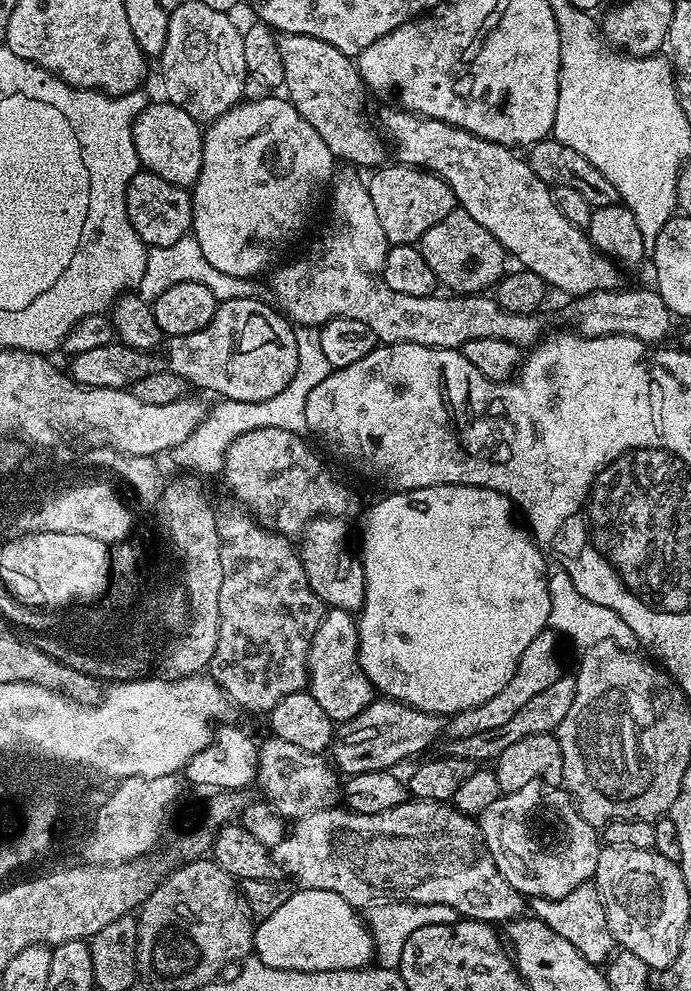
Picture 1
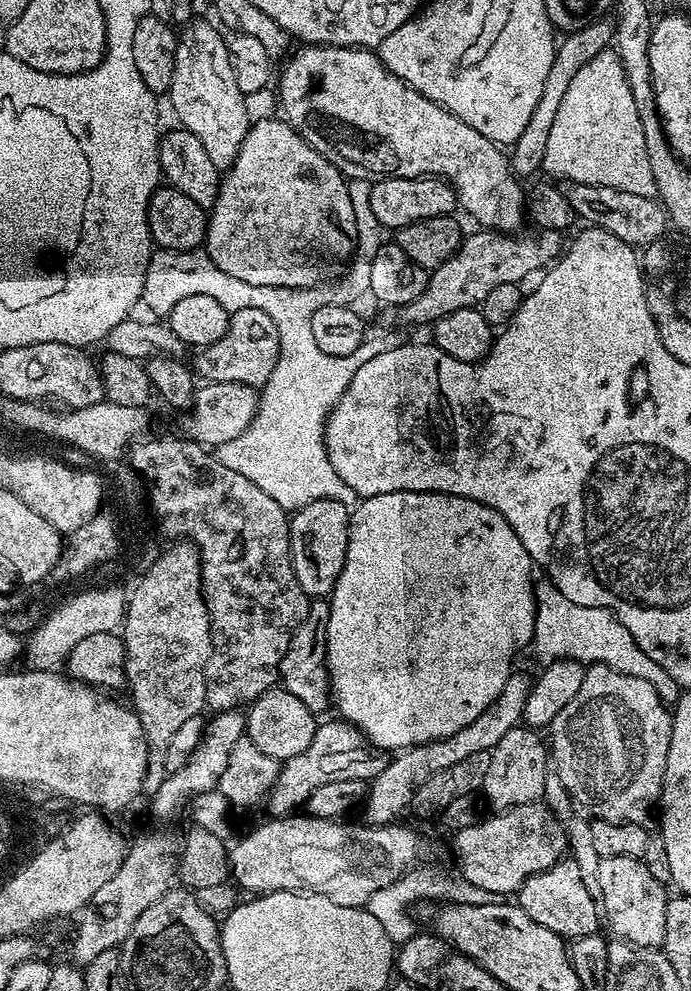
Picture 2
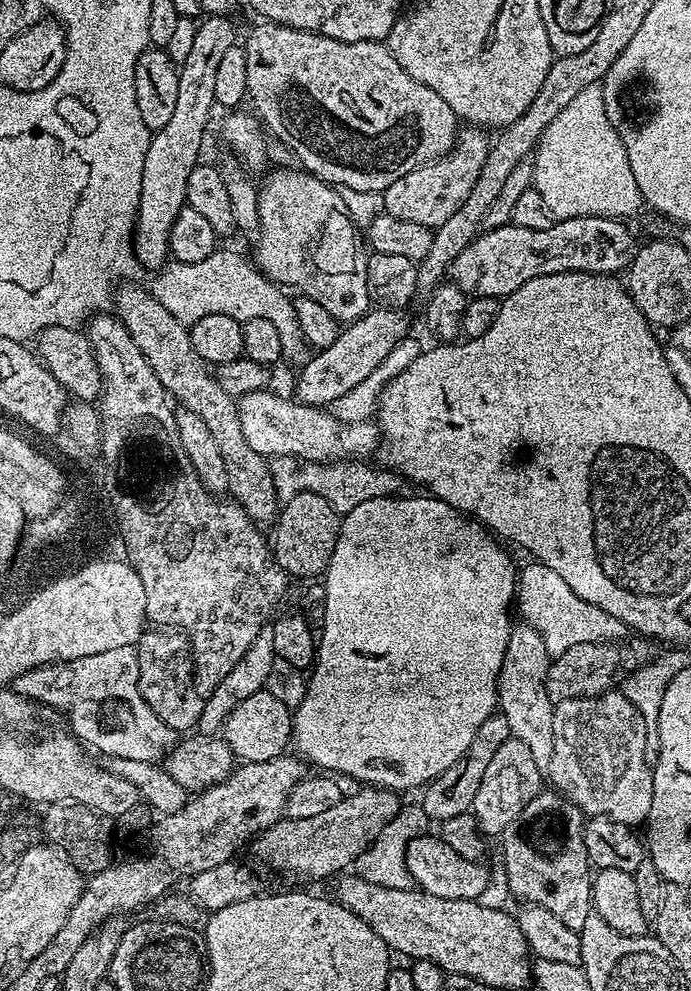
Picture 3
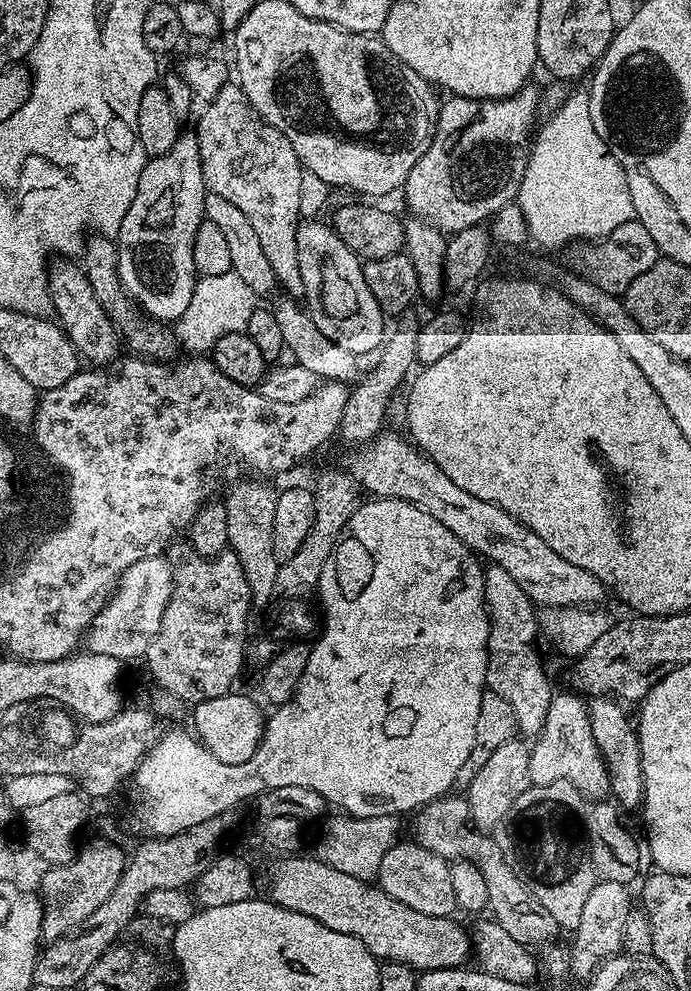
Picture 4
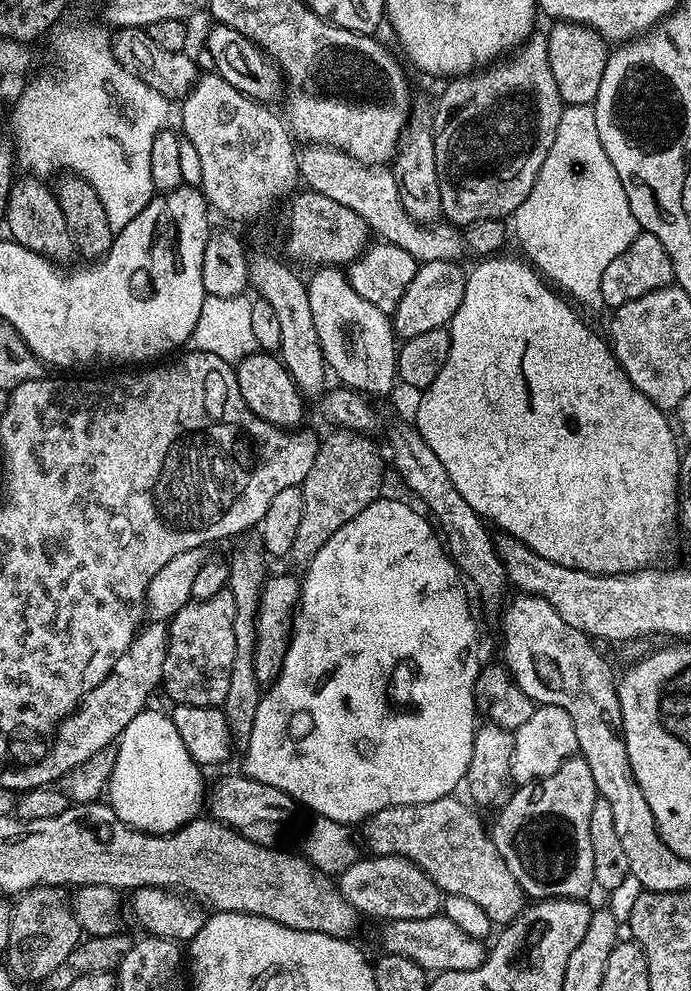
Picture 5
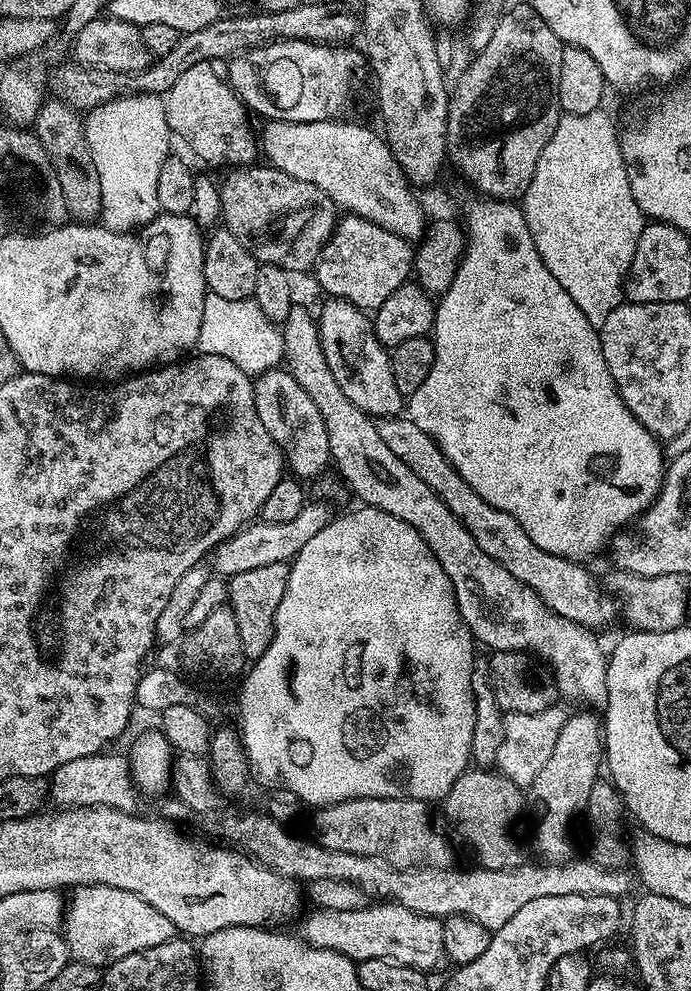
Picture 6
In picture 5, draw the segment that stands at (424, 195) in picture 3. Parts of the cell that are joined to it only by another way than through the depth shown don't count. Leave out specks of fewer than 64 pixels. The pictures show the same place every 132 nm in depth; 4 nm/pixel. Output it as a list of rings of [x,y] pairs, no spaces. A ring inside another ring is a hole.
[[[533,34],[515,49],[507,58],[493,62],[479,70],[473,70],[465,75],[449,79],[440,96],[440,101],[434,104],[432,128],[436,131],[435,150],[438,162],[438,190],[442,190],[442,206],[440,207],[443,219],[449,224],[467,226],[479,220],[504,220],[511,217],[526,202],[526,194],[534,186],[534,178],[538,178],[538,170],[542,170],[542,162],[546,162],[546,154],[550,154],[550,146],[554,146],[554,137],[558,135],[558,122],[562,122],[565,110],[562,94],[558,94],[558,82],[554,82],[554,70],[550,66],[550,50],[548,37],[544,34]]]

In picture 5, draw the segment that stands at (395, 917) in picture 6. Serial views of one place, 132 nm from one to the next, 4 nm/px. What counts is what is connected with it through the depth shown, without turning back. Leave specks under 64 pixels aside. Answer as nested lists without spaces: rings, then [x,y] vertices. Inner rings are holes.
[[[443,914],[430,918],[390,920],[381,928],[384,928],[380,932],[380,940],[384,943],[385,953],[393,952],[402,958],[410,958],[432,974],[474,970],[482,966],[486,955],[486,944],[483,939],[466,934],[466,931],[459,929]]]

